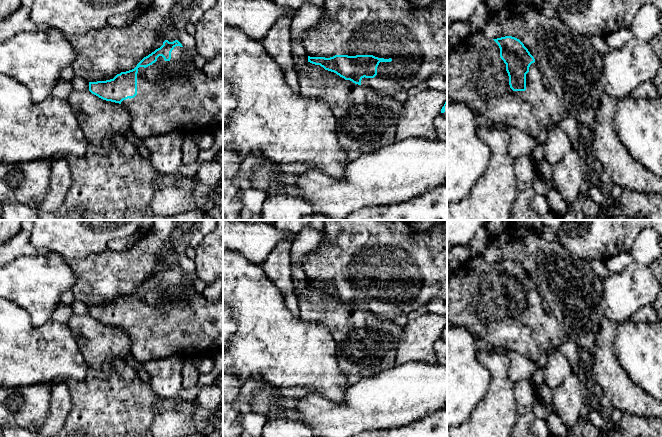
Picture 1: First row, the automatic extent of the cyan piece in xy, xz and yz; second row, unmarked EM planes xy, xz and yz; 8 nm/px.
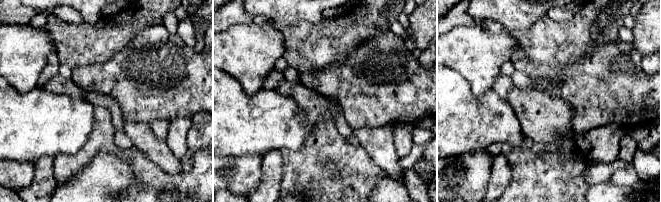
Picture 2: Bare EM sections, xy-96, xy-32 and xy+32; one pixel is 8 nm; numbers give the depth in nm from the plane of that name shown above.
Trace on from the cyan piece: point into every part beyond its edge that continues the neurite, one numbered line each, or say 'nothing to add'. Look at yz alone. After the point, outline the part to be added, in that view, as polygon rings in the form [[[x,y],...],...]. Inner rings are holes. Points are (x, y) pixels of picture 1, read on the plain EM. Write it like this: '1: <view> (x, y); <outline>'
1: yz (476, 299); [[[483,256],[469,258],[455,274],[447,276],[447,323],[464,326],[473,335],[492,344],[496,351],[515,351],[534,363],[542,352],[558,349],[567,339],[557,319],[545,312],[536,286],[530,289],[526,298],[526,314],[513,315],[498,268],[486,262]]]

